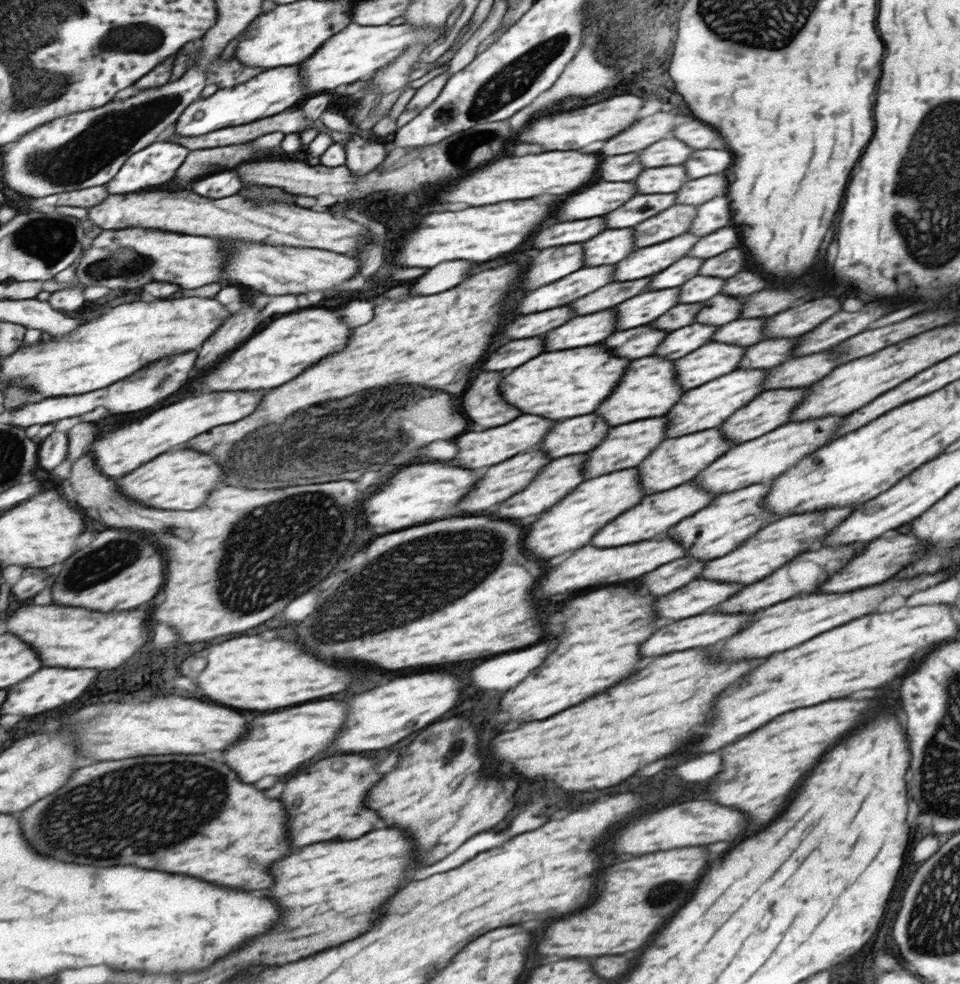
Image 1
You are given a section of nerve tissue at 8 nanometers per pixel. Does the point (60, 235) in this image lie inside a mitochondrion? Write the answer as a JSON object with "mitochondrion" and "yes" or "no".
{"mitochondrion":"yes"}

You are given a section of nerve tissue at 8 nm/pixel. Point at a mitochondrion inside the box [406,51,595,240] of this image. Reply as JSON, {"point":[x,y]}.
{"point":[458,150]}

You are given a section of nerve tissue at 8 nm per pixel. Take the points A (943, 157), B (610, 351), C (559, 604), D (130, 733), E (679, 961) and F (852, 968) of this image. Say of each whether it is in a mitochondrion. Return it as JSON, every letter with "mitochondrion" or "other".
{"A":"mitochondrion","B":"other","C":"other","D":"other","E":"other","F":"other"}

